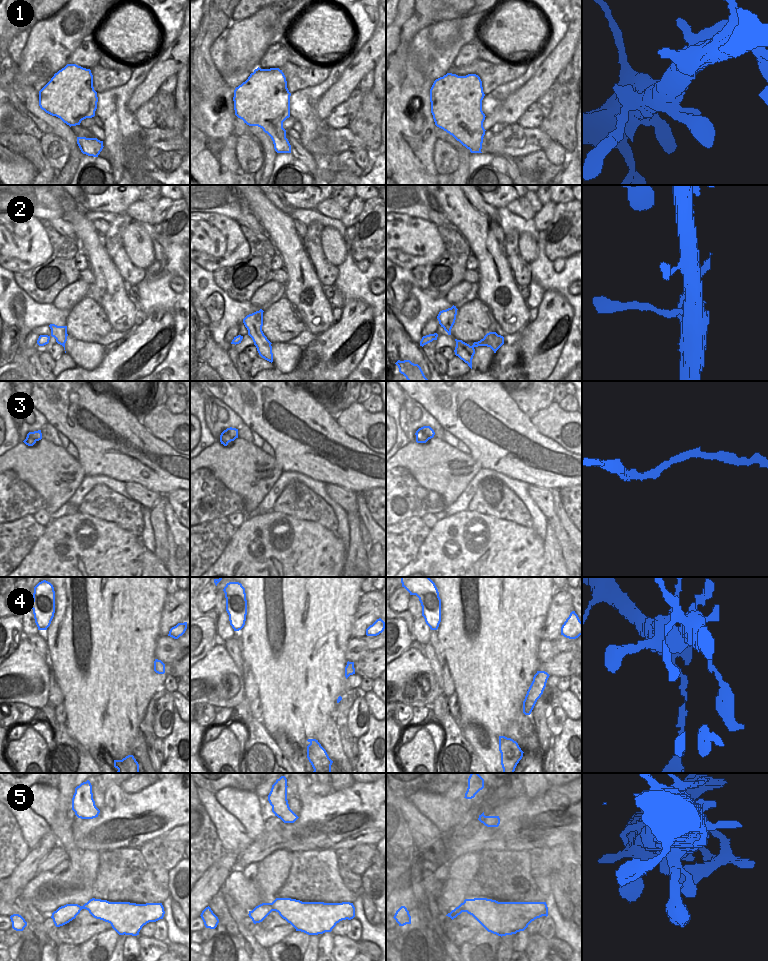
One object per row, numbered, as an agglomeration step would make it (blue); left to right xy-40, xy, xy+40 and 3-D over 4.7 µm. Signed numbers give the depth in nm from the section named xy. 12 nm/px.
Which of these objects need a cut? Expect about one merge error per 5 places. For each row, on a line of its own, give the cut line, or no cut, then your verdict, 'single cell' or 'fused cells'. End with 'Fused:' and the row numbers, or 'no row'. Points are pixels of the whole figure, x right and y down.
1: cut none; single cell
2: cut none; single cell
3: cut none; single cell
4: cut xy (345, 671), (352, 674); fused cells
5: cut none; single cell
Fused: 4

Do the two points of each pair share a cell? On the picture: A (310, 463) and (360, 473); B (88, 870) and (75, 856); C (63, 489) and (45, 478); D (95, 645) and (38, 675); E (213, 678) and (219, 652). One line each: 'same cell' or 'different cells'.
A: same cell
B: same cell
C: same cell
D: different cells
E: same cell

